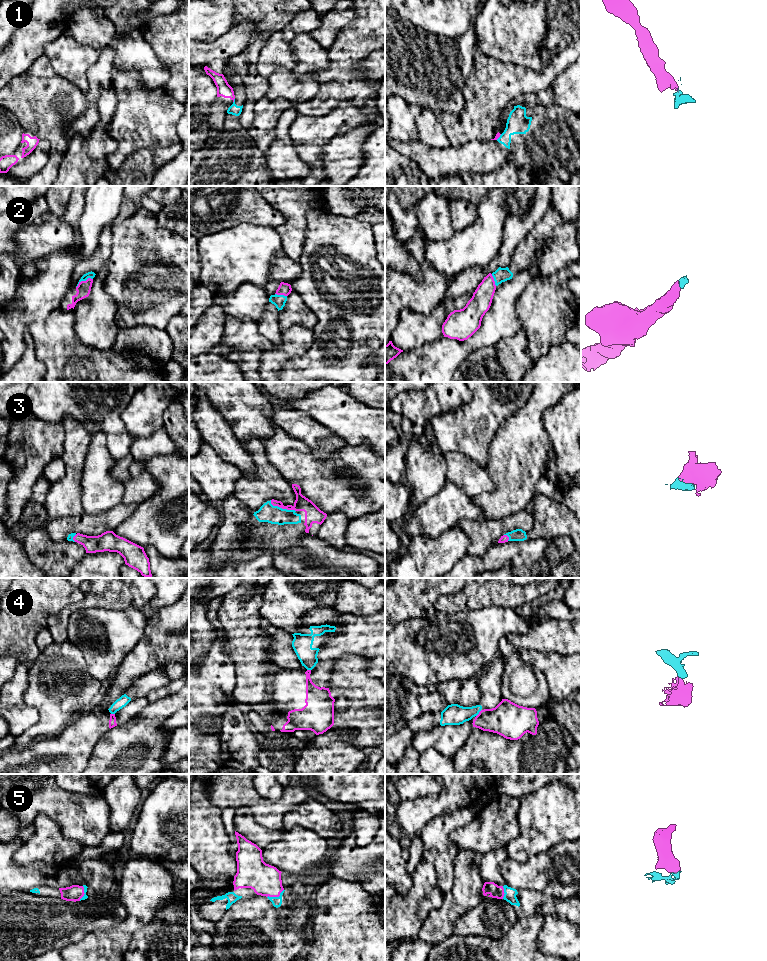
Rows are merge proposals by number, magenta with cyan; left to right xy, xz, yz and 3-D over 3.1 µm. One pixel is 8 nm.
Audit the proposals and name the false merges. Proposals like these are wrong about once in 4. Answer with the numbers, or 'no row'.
1, 4

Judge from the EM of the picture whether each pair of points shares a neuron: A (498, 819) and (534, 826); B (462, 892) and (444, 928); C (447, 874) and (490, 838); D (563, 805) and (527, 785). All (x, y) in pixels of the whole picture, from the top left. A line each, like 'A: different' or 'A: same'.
A: different
B: same
C: different
D: different

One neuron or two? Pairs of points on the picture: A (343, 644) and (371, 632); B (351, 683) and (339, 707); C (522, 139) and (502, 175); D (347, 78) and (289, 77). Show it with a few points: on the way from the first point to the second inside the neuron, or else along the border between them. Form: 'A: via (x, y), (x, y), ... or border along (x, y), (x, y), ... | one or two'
A: via (350, 639), (355, 635), (364, 635) | one
B: border along (343, 696), (348, 702), (348, 710), (334, 718) | two
C: border along (501, 167), (481, 175) | two
D: border along (310, 76), (317, 82), (318, 91), (304, 100) | two

